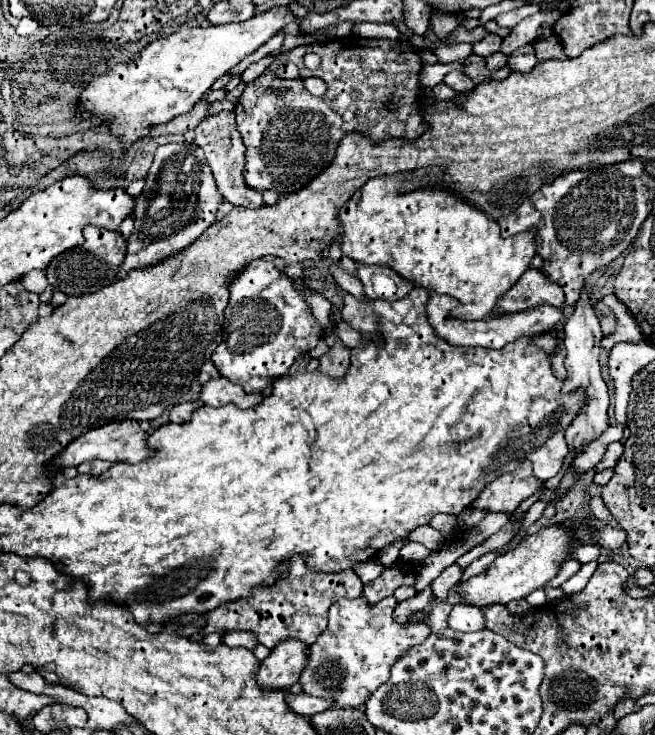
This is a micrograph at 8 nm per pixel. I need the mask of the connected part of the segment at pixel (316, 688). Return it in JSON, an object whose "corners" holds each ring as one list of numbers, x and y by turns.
{"corners":[[364,596,336,600,330,608,328,630,308,648,308,662,298,680,302,690,310,696,332,700,332,706,336,708,364,706,368,696,388,680,390,666,402,656,402,652,422,644,430,634,430,628,424,622,396,624,392,620,396,604,394,596,376,604,368,604]]}

